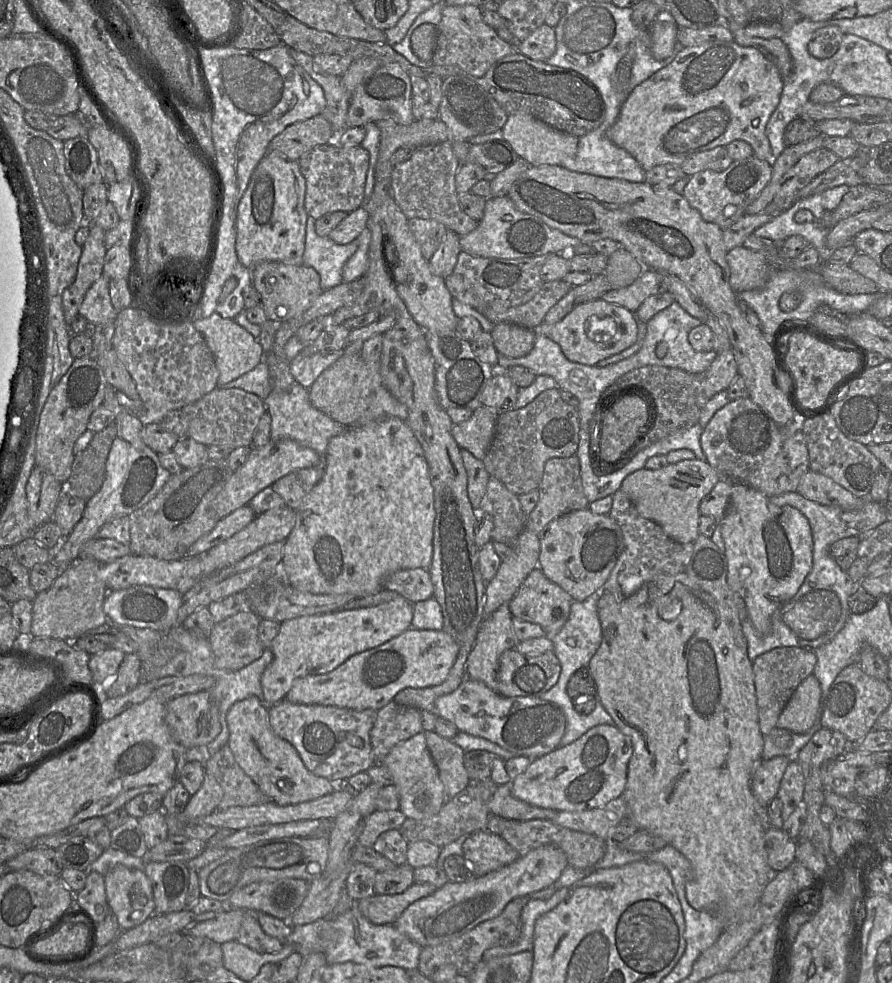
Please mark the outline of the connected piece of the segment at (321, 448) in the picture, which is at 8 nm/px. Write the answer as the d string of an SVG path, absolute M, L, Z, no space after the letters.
M297 381L287 390L272 390L264 400L264 405L271 416L271 440L295 440L315 450L324 463L330 439L348 429L346 425L315 408L310 402L309 389L304 388Z

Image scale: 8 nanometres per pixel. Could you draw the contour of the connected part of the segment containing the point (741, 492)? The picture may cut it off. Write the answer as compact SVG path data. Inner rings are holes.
M731 483L726 513L718 523L725 544L727 583L745 602L759 636L771 630L772 614L800 589L812 569L813 536L808 519L792 506L777 506L747 485Z

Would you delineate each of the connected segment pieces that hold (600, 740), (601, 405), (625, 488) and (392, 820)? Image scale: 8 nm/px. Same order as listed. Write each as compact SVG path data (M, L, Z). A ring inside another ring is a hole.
M597 725L571 744L532 759L527 769L512 780L512 794L533 806L556 811L602 807L622 796L632 753L631 739L615 725Z
M732 349L717 353L716 358L710 365L710 367L705 370L704 372L692 374L688 373L686 371L683 371L678 368L669 368L664 366L657 366L657 365L647 365L643 366L637 369L634 369L620 378L618 378L603 394L600 402L597 405L597 408L595 410L591 427L590 427L590 451L592 453L593 457L593 463L595 462L595 468L599 472L597 474L599 475L605 475L612 472L615 472L619 470L620 468L624 467L640 450L646 448L650 444L659 441L661 439L664 439L680 429L686 429L688 427L691 427L698 423L701 412L706 405L706 403L717 393L727 390L730 384L734 381L734 379L738 376L738 366L734 357L734 353ZM633 385L639 385L645 389L647 389L653 396L655 404L656 404L656 421L655 424L648 433L645 433L643 437L641 437L639 440L635 442L635 444L630 448L630 450L627 451L625 456L621 458L618 461L615 461L613 463L606 462L601 460L599 456L599 429L598 429L598 422L601 422L603 415L607 411L607 407L615 400L615 397L617 394L630 386Z
M682 460L657 470L637 470L623 480L620 490L629 497L642 517L660 525L672 540L681 544L694 543L699 536L700 502L719 480L719 473L707 461Z
M376 809L367 818L357 843L372 847L380 834L388 830L399 829L405 819L406 816L399 809Z

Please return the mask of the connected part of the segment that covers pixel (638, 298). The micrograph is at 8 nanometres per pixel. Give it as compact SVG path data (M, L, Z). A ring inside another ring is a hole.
M646 268L629 286L611 289L600 298L635 312L643 301L651 295L663 291L661 287L661 272Z

